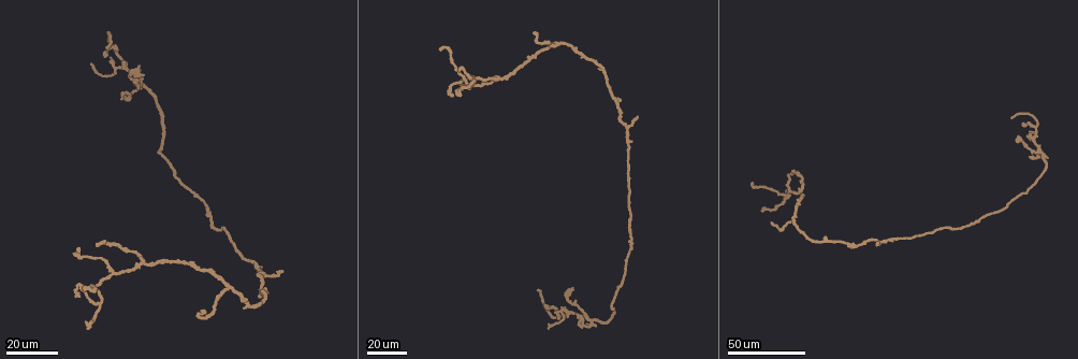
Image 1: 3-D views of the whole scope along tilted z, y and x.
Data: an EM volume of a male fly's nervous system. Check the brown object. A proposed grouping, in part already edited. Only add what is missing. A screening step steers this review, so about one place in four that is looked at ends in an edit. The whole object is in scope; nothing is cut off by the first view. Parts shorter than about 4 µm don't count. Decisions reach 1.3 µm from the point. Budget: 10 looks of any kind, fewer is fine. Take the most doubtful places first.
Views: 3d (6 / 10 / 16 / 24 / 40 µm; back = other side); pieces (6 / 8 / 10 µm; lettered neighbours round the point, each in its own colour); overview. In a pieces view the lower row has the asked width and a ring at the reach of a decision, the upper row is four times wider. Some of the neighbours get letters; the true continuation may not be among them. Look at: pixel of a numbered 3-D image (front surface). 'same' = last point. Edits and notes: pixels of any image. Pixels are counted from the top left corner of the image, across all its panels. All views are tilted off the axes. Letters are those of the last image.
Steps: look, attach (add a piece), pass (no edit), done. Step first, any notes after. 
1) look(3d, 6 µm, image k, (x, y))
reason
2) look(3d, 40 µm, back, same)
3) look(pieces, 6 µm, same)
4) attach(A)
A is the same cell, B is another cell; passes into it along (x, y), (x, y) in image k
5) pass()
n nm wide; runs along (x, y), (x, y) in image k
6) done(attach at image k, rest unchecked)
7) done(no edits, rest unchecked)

look(3d, 24 µm, image 1, (534, 35))
long arm stops here

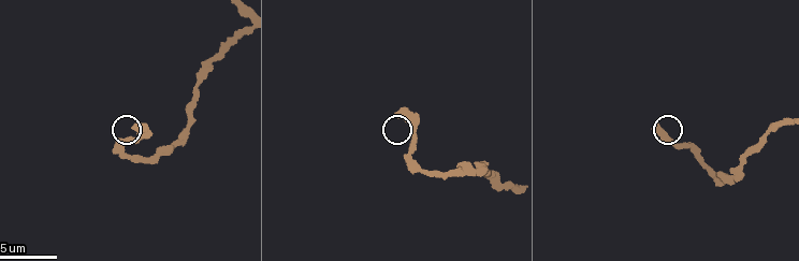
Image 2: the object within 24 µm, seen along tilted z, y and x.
look(pieces, 6 µm, image 2, (134, 126))
what lies round it

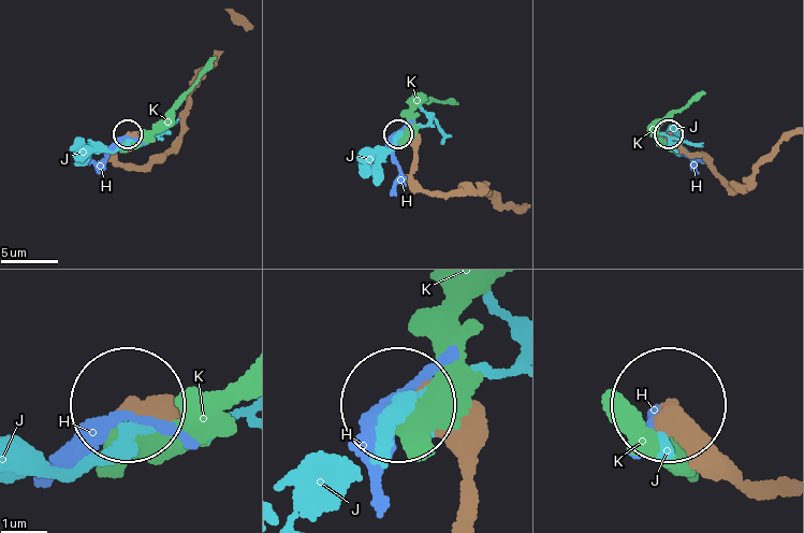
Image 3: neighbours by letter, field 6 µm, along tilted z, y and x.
pass()
H, J and K are other cells; runs along (194, 90), (166, 150), (122, 167), (128, 133) in image 3; no lettered piece goes on from it

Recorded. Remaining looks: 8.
look(3d, 24 µm, image 1, (105, 46))
long arm stops here

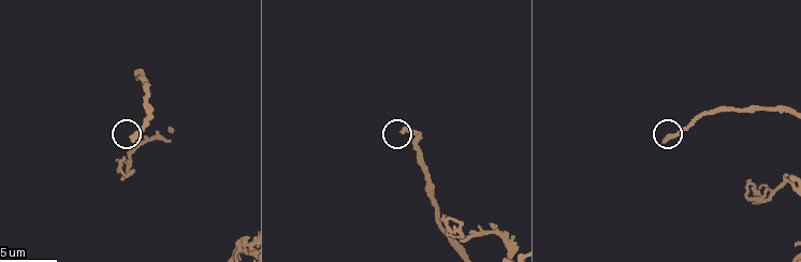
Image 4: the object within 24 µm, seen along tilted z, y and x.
look(pieces, 10 µm, image 4, (132, 138))
what lies round it

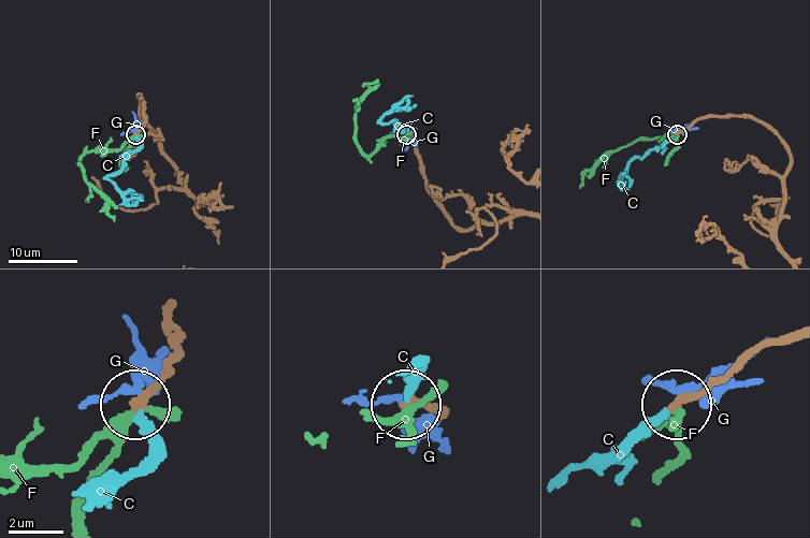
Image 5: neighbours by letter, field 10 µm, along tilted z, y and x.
attach(C)
C is the same cell, F and G are other cells; the neuron continues

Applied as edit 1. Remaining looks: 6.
look(overview)
see it whole again

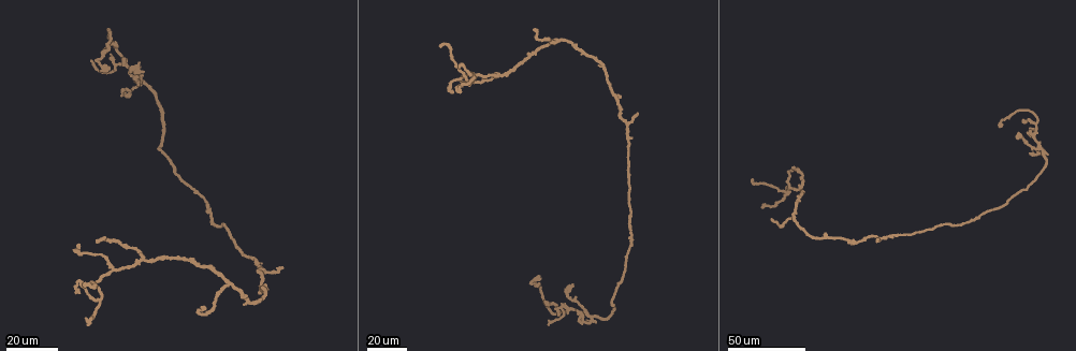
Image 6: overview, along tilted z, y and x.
look(3d, 24 µm, image 6, (459, 65))
end of a long branch

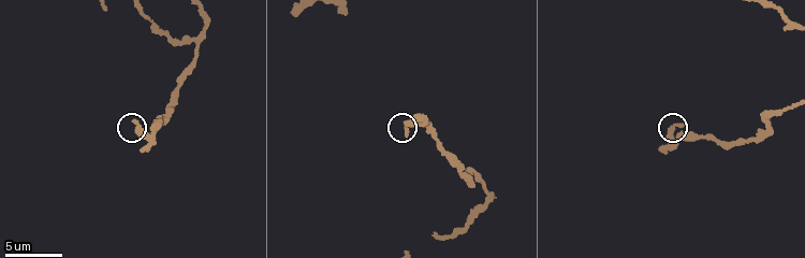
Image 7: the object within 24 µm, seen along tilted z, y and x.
look(pieces, 8 µm, image 7, (684, 125))
see the neighbours

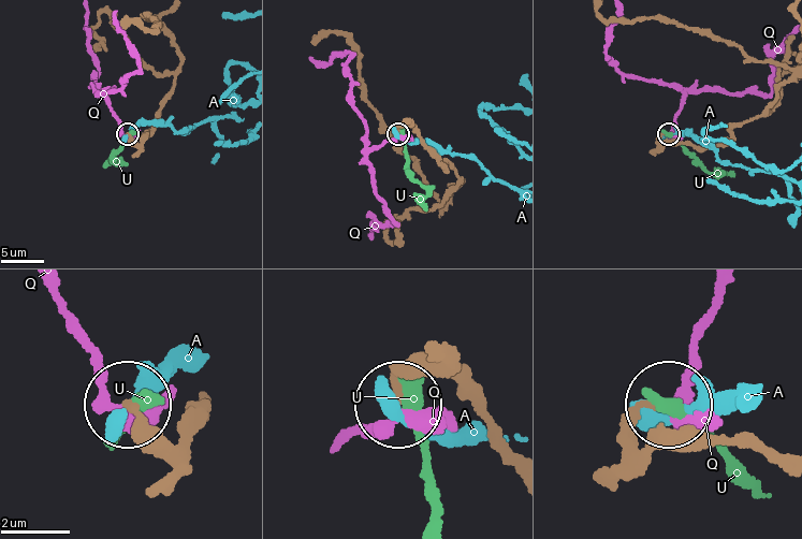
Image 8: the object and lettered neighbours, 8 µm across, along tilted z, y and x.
pass()
200 nm wide; A, Q and U are other cells; none of them fits

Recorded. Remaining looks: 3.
look(3d, 40 µm, image 6, (792, 166))
free end

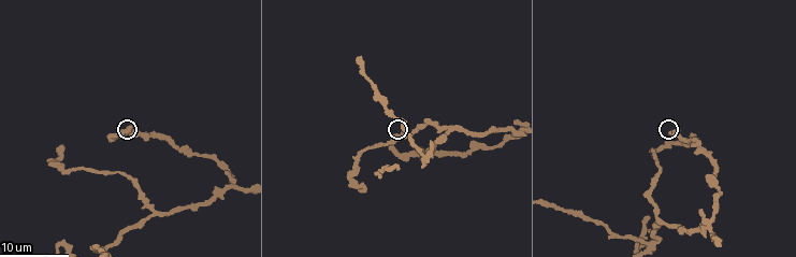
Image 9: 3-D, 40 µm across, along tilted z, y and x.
look(pieces, 8 µm, image 9, (678, 129))

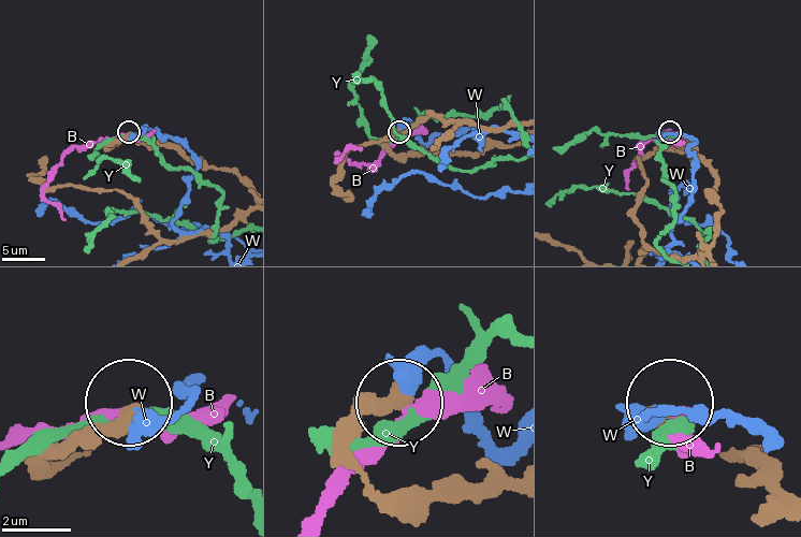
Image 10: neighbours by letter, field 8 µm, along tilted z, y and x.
pass()
B, W and Y are other cells; no lettered piece goes on from it

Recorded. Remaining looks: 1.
done(attach at image 5, rest unchecked)

